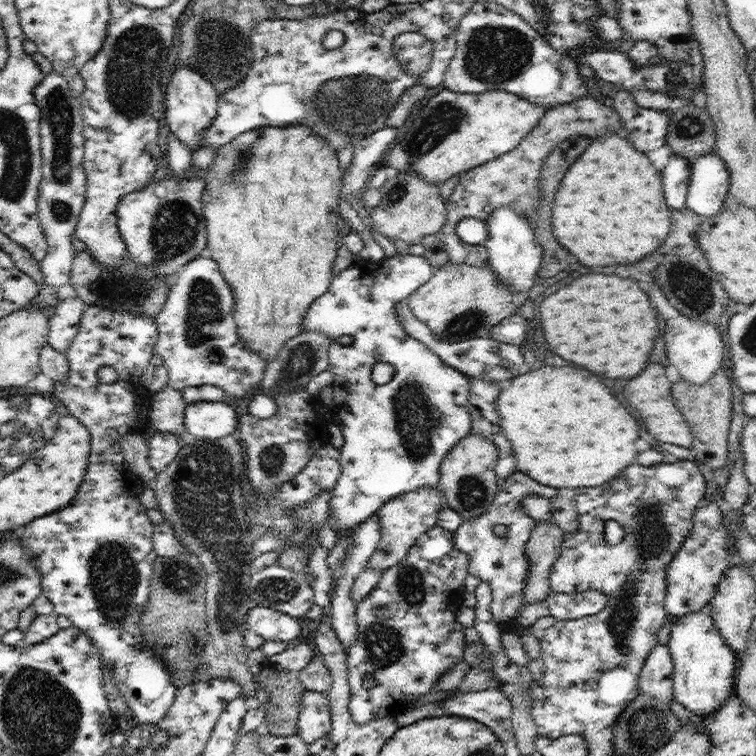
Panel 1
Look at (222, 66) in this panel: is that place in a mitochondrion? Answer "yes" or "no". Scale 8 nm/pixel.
yes

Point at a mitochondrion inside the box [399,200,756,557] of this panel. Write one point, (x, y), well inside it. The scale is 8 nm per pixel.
(687, 280)

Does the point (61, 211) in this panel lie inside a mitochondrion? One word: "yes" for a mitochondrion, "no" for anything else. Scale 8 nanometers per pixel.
yes

